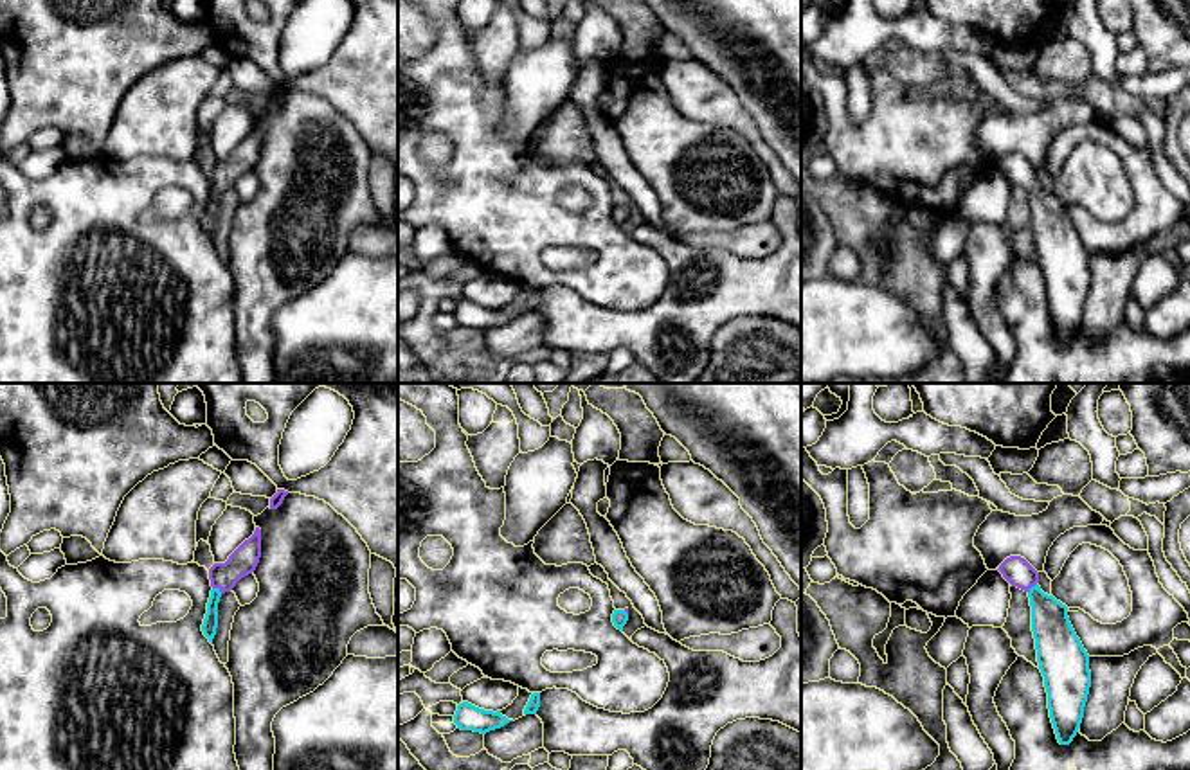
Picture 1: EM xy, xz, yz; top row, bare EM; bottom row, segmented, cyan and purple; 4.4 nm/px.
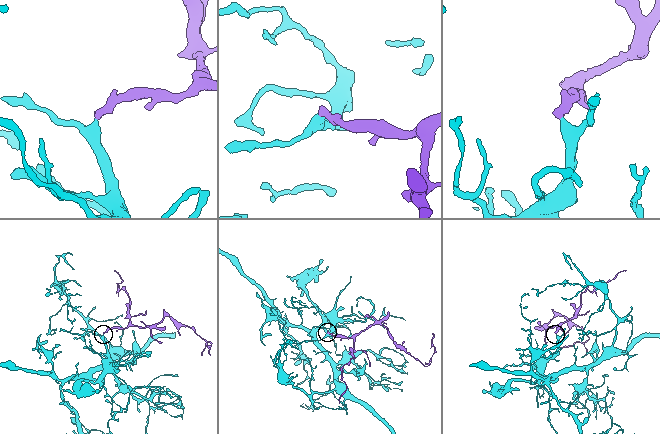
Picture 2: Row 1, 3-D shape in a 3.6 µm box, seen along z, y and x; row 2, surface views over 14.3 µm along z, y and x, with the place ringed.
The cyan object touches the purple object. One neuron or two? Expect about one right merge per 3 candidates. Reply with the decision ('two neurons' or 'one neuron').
one neuron

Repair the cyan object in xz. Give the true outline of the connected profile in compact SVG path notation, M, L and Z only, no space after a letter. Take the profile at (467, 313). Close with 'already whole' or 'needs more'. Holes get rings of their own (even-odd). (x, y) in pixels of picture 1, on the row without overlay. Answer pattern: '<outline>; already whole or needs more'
M468 299L459 300L454 311L454 320L457 322L457 326L473 327L481 331L500 326L509 318L513 317L508 317L506 313L502 313L500 308L497 309L484 308Z; already whole

